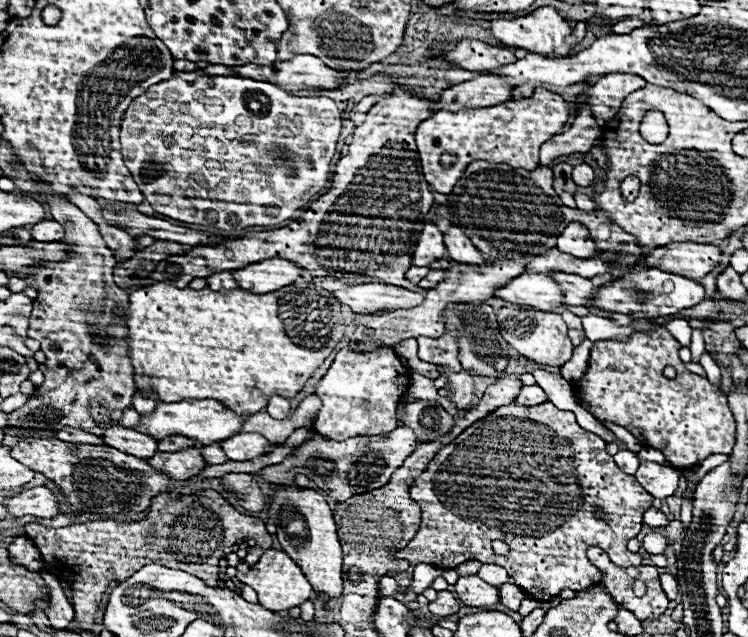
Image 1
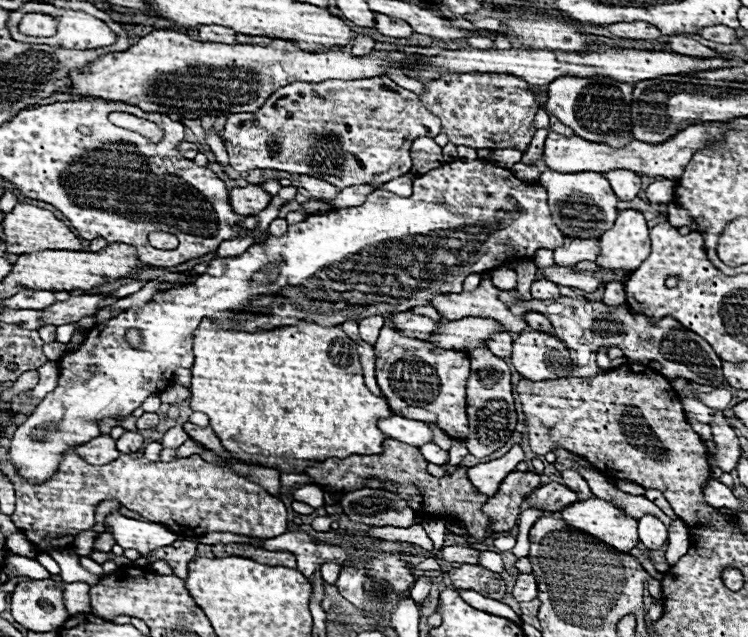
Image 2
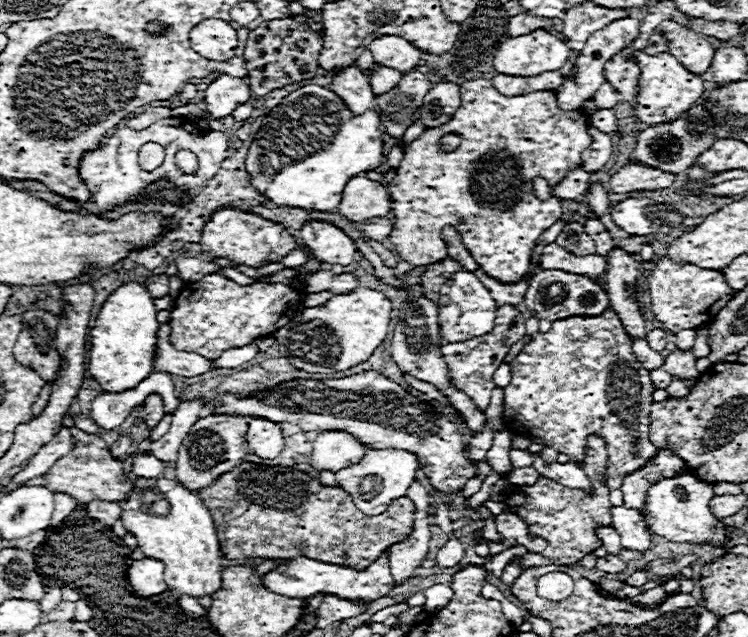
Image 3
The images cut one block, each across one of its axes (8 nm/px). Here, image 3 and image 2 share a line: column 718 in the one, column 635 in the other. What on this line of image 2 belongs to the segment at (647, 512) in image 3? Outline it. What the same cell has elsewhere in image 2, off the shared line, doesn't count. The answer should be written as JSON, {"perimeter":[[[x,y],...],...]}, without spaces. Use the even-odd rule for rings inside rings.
{"perimeter":[[[590,498],[576,502],[564,508],[560,514],[566,524],[572,524],[572,528],[598,538],[620,552],[628,552],[638,544],[636,520],[606,500]]]}

